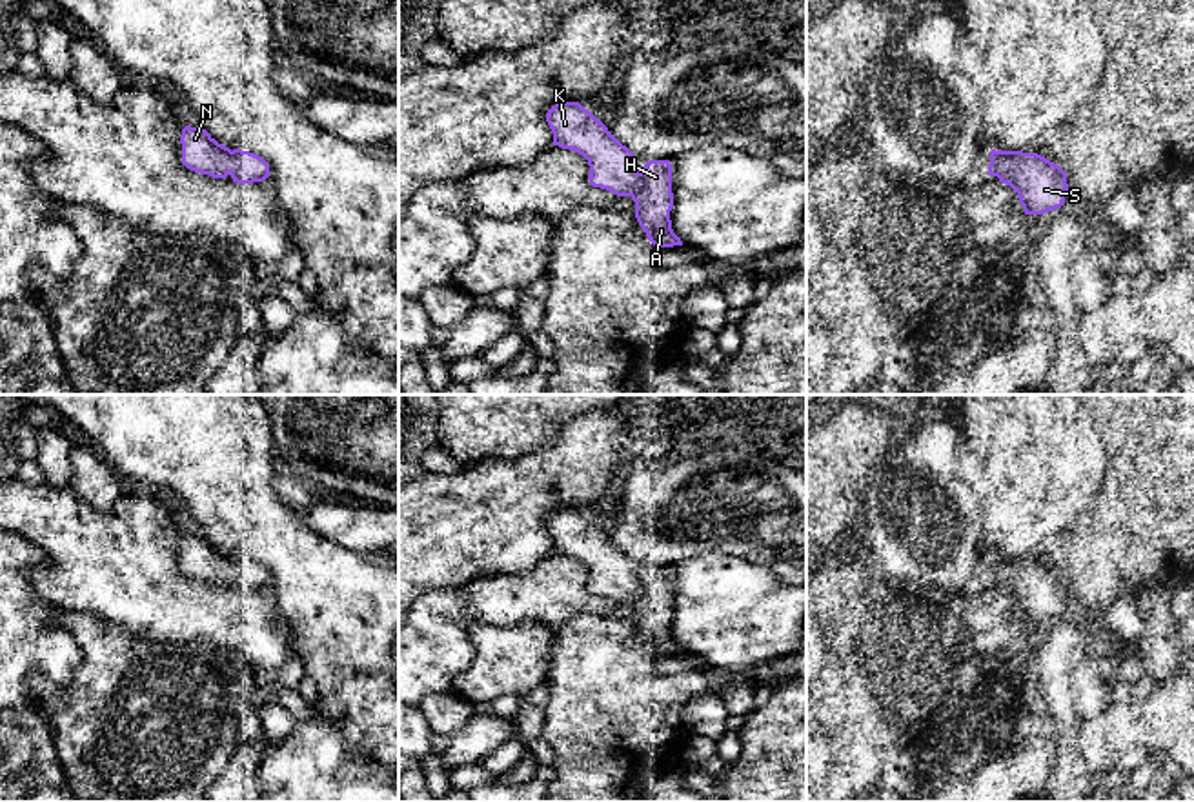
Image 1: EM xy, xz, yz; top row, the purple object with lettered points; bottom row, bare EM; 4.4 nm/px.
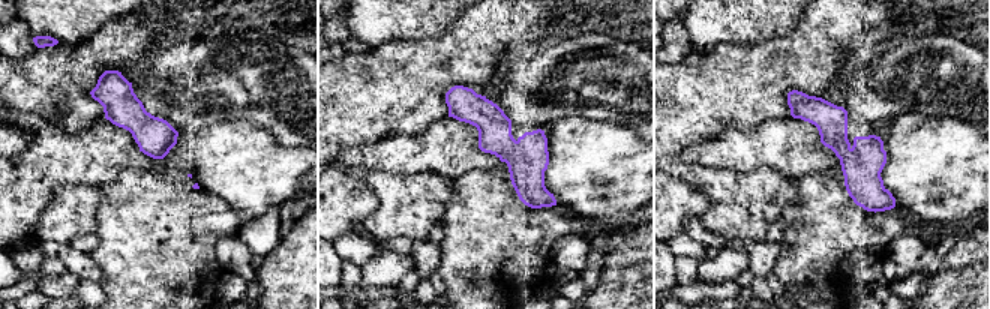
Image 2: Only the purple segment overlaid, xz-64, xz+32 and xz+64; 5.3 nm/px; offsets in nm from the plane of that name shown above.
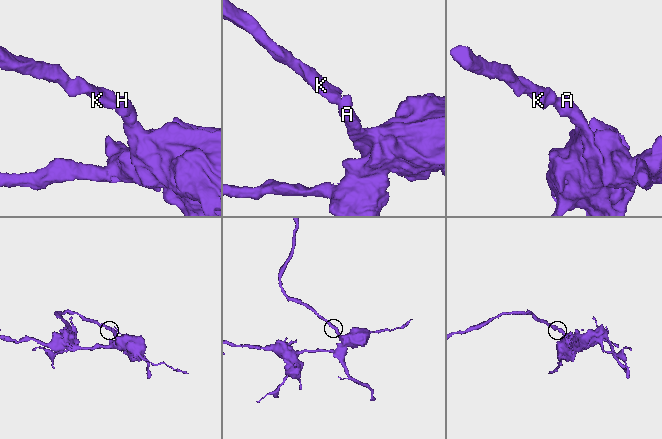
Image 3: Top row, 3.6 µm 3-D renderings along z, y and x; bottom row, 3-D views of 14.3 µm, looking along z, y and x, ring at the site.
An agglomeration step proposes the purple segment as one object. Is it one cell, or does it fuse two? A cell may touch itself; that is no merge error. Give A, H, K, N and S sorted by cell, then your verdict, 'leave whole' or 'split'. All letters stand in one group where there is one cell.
groups A H K N S; leave whole

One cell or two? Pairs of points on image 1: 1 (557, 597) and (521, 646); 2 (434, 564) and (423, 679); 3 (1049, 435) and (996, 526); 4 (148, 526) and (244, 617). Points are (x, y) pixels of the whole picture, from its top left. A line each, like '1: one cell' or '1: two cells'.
1: two cells
2: two cells
3: one cell
4: one cell

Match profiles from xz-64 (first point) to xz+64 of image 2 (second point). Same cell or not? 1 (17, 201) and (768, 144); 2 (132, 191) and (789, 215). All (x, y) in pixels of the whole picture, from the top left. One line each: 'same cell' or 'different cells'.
1: same cell
2: same cell

